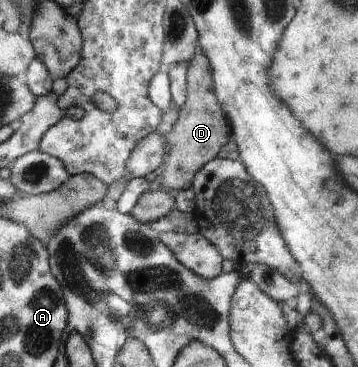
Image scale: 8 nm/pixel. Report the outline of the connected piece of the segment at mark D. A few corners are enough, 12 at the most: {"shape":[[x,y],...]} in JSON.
{"shape":[[198,49],[156,183],[191,188],[232,135]]}

